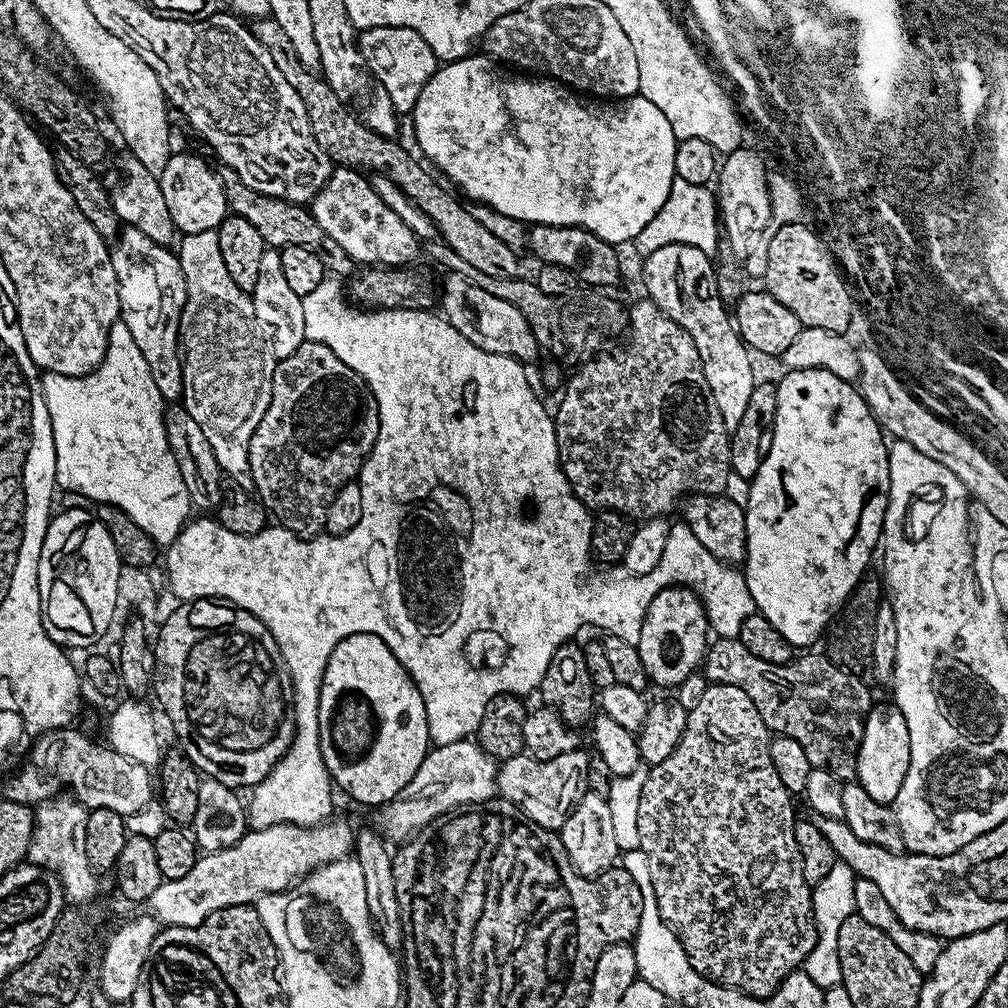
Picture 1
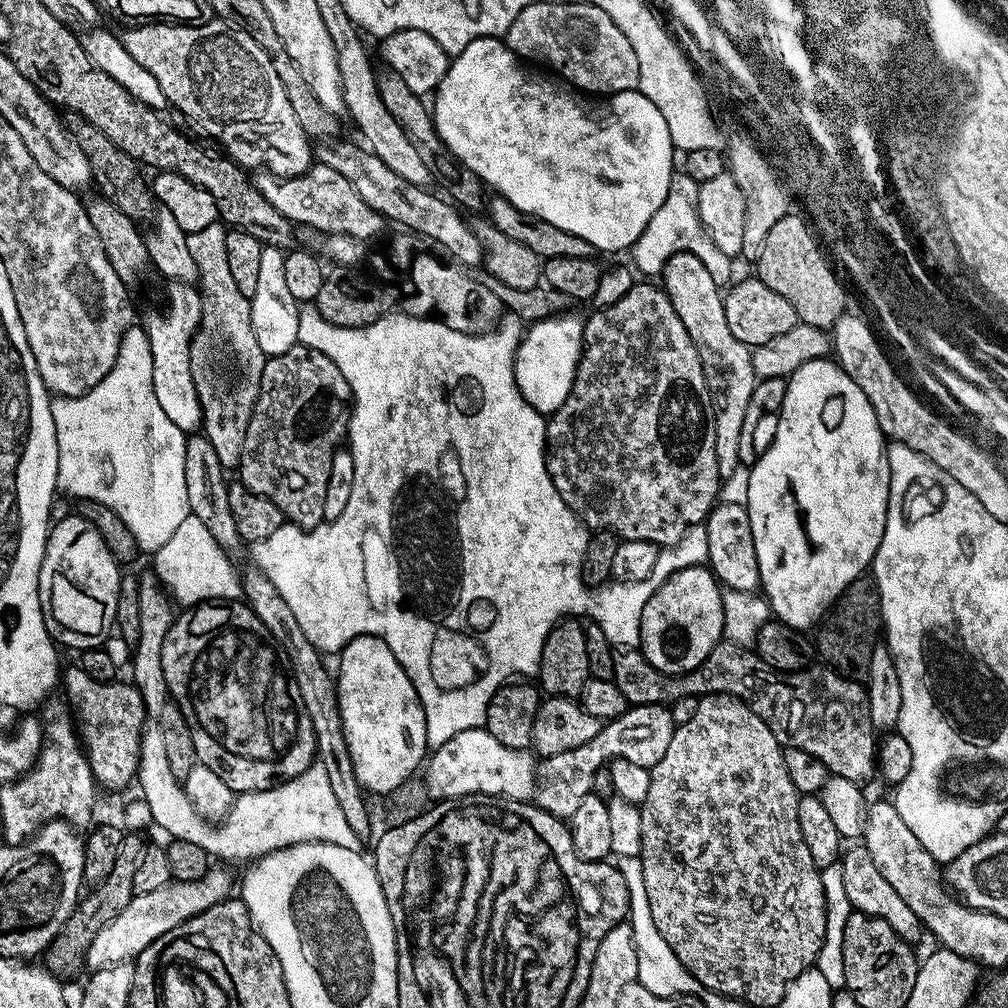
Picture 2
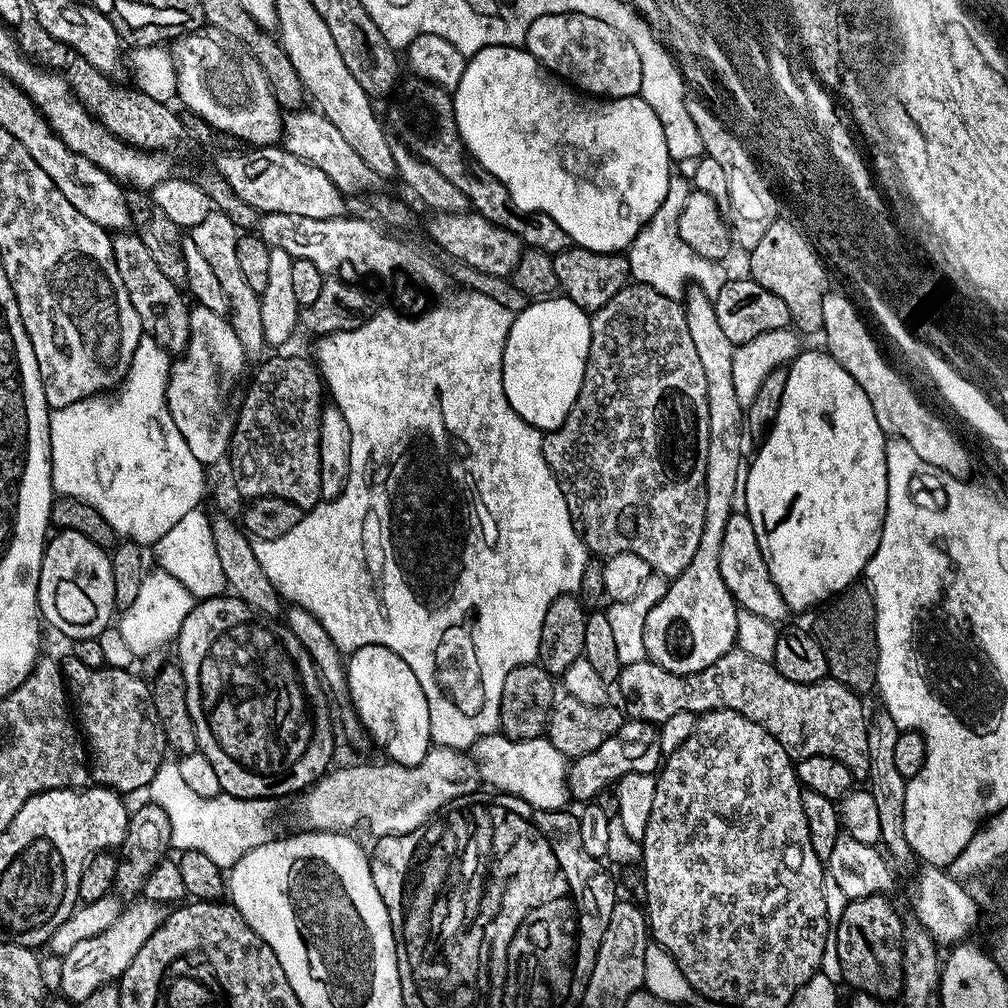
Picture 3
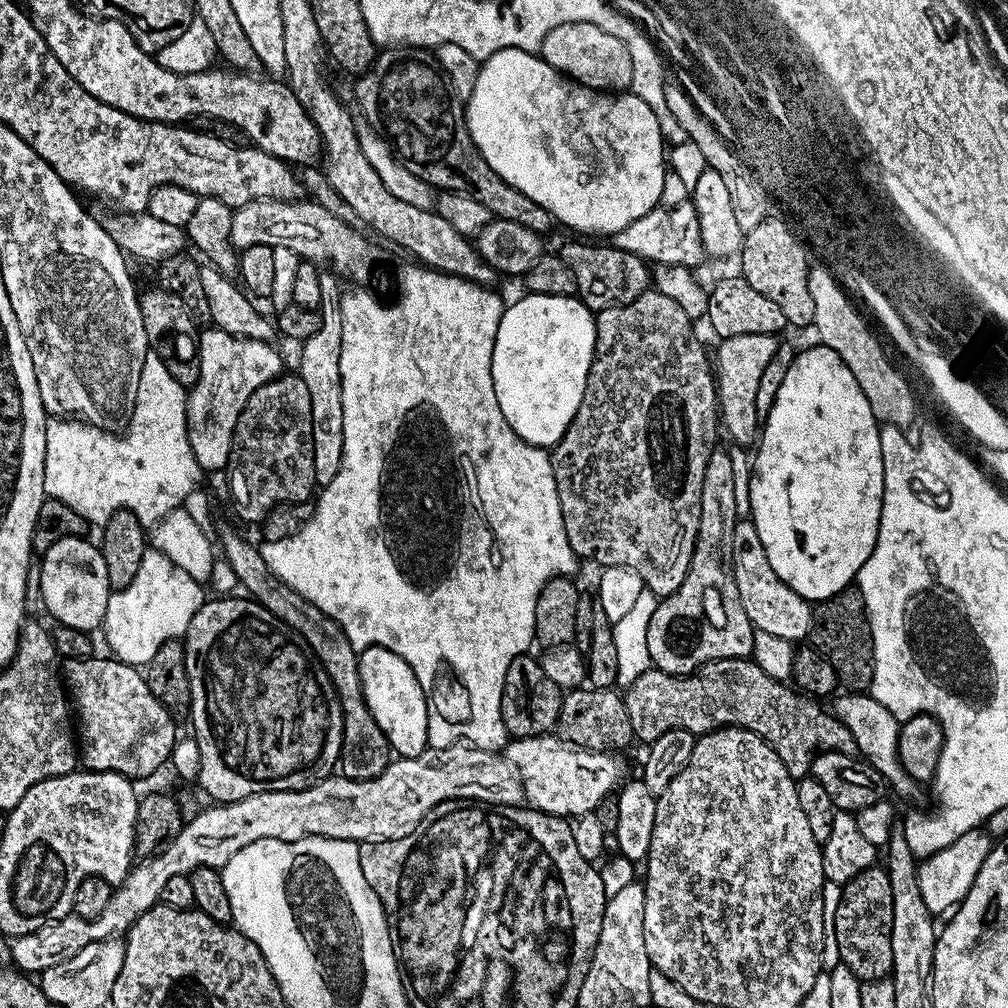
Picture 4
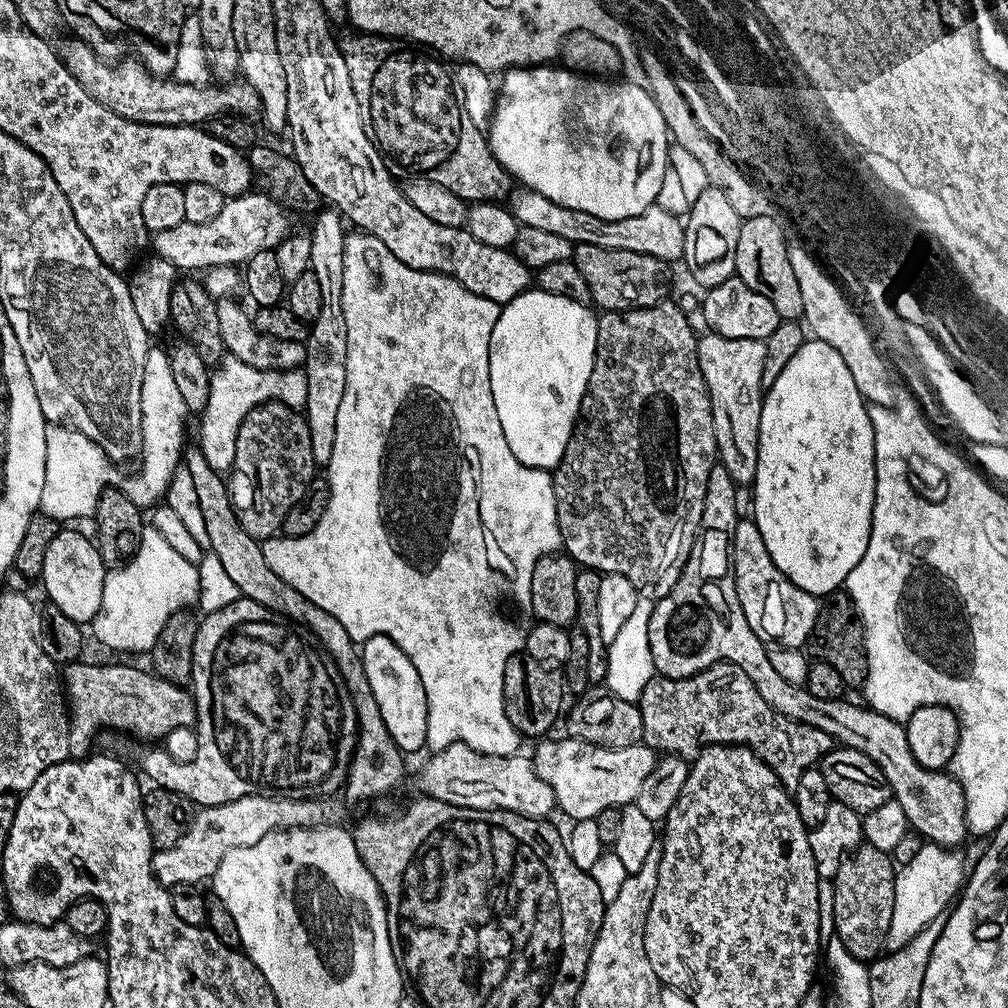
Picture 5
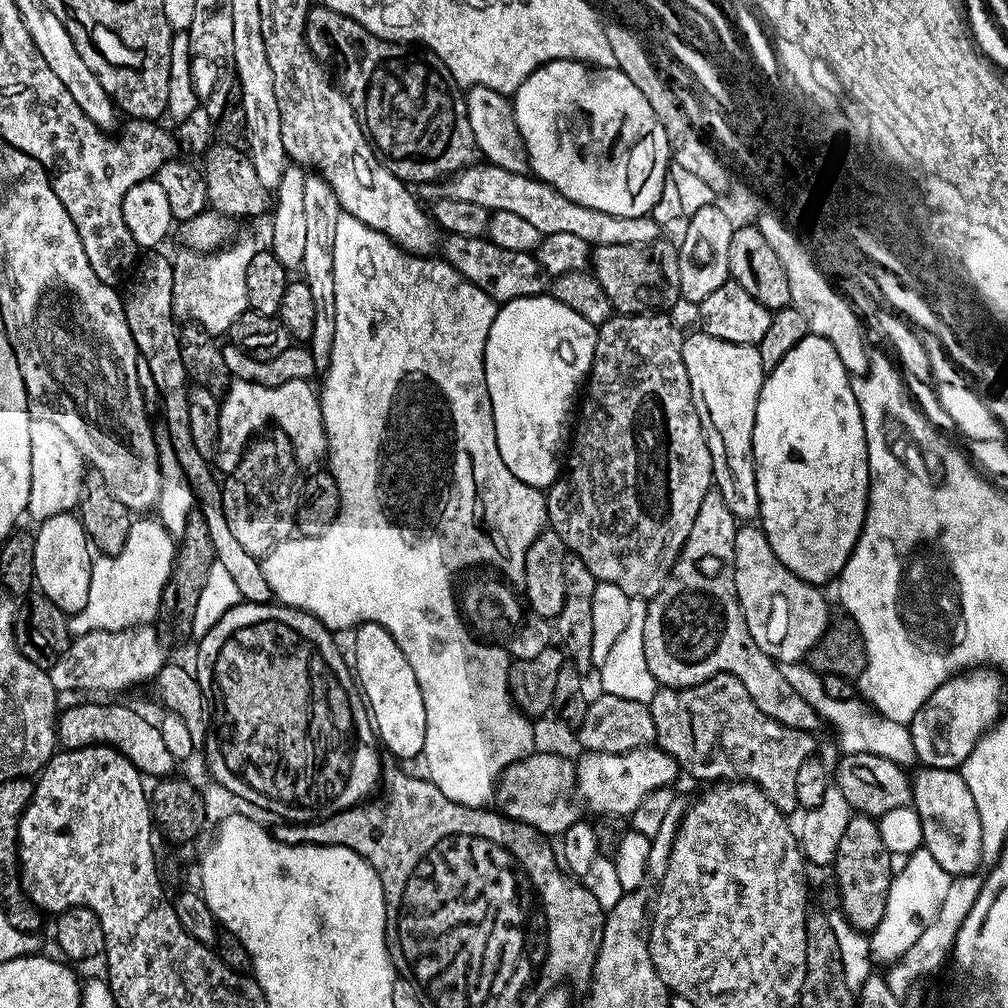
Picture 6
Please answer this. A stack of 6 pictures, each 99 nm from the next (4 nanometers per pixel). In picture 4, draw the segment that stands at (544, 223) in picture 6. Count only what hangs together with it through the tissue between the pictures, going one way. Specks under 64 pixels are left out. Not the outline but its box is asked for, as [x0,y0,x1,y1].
[610,199,706,269]

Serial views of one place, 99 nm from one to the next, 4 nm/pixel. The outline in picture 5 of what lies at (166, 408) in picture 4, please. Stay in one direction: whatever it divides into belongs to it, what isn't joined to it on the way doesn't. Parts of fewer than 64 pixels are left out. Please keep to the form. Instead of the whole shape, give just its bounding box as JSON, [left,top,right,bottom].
[40,347,190,522]

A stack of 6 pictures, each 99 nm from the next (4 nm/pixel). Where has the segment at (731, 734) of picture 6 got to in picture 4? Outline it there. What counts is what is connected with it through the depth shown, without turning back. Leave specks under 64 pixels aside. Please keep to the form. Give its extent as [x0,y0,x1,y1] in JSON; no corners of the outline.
[622,658,857,778]

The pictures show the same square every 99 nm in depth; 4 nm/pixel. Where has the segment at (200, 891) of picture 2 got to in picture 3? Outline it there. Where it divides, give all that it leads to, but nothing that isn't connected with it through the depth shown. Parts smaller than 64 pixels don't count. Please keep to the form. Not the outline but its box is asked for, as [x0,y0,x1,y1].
[60,898,166,1002]

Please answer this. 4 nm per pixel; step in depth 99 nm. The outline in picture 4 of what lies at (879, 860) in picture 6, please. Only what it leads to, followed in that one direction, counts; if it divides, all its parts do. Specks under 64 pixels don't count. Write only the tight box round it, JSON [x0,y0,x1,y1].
[830,866,894,982]

